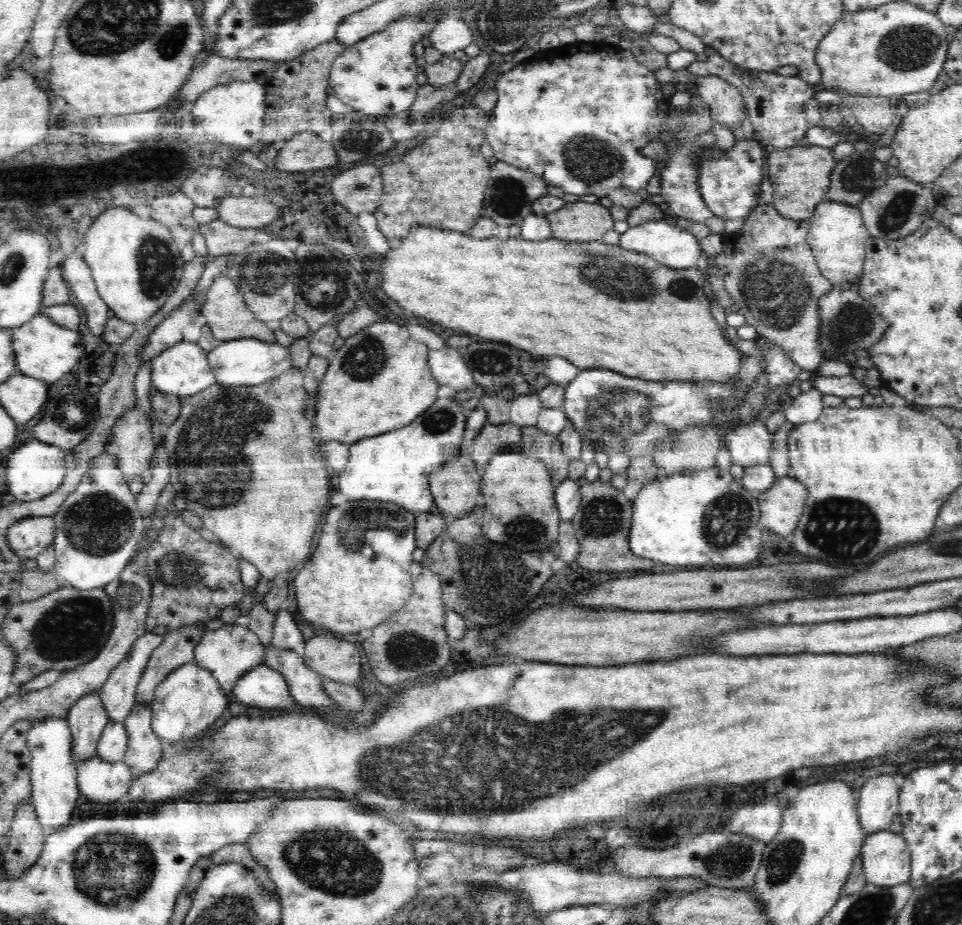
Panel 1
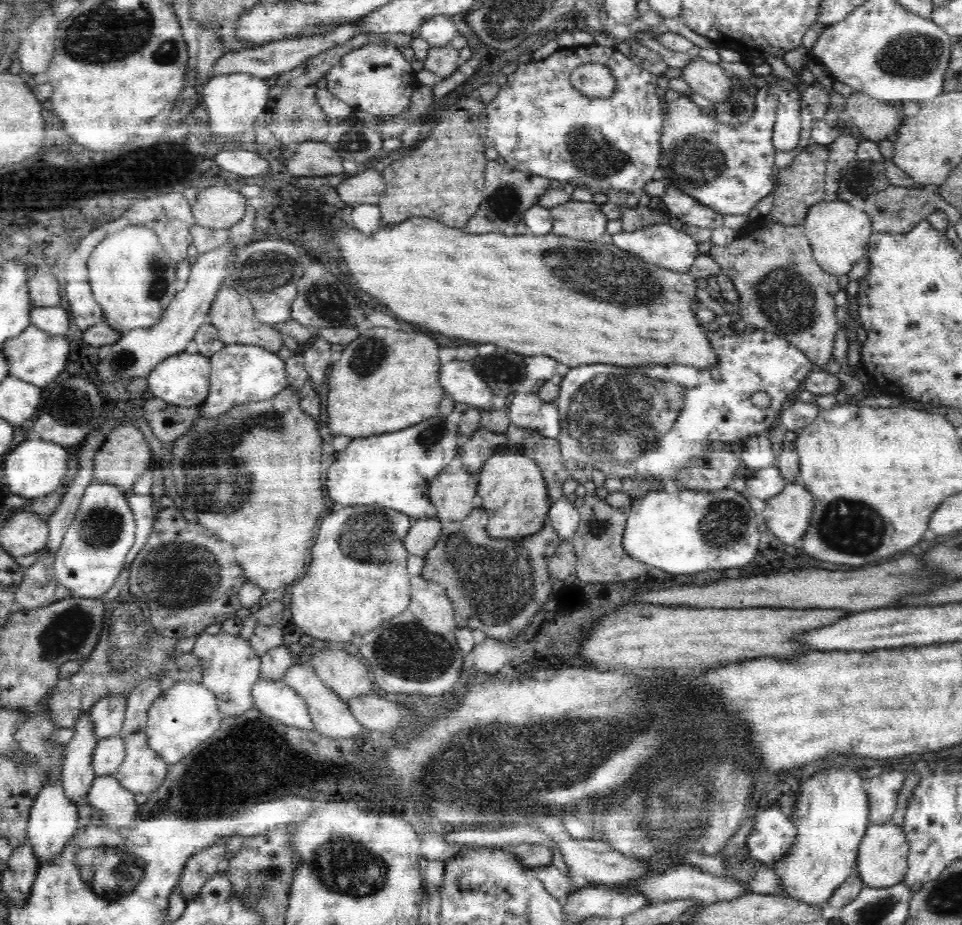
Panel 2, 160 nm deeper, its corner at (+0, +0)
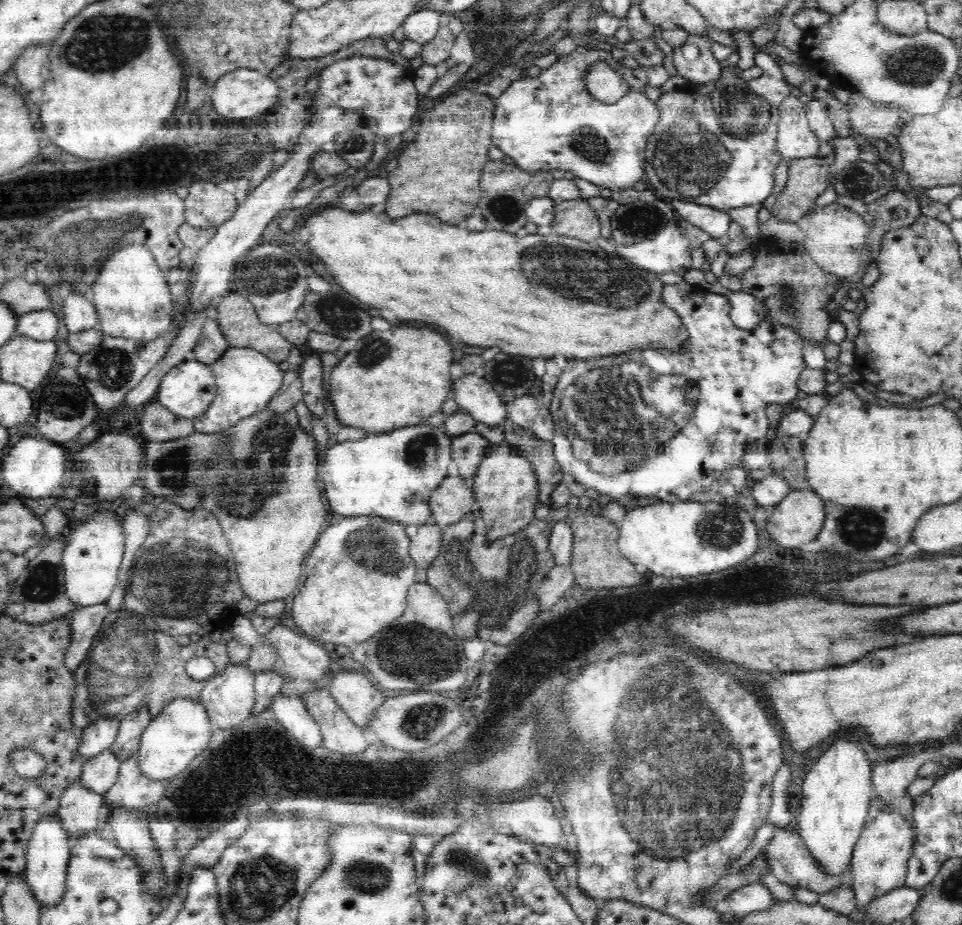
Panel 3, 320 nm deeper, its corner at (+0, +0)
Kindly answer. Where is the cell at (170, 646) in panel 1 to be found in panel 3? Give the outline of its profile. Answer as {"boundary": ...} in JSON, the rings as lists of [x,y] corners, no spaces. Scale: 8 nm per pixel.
{"boundary":[[[142,707],[136,708],[121,721],[114,744],[109,748],[121,763],[132,756],[137,756],[141,734],[148,728],[152,720],[149,710]]]}

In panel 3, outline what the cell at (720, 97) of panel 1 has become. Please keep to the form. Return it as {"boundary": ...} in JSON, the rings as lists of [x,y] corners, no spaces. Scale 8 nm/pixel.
{"boundary":[[[704,38],[694,40],[696,44],[674,47],[673,60],[677,74],[696,85],[698,82],[714,82],[721,75],[724,62],[716,60],[710,46],[706,46]]]}

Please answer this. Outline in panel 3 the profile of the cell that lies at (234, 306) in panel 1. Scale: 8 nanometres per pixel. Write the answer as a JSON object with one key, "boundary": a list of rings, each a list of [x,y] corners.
{"boundary":[[[228,292],[220,298],[216,310],[217,322],[230,347],[254,348],[277,363],[284,362],[288,358],[293,344],[279,333],[277,325],[267,325],[260,321],[255,306],[240,293]]]}

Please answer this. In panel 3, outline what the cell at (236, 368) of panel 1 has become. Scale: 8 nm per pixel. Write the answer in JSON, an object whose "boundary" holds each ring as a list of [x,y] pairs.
{"boundary":[[[229,347],[219,359],[211,364],[216,383],[216,396],[210,408],[197,416],[194,421],[196,432],[202,434],[228,431],[240,420],[267,408],[274,393],[282,386],[285,372],[276,361],[270,360],[254,348]]]}

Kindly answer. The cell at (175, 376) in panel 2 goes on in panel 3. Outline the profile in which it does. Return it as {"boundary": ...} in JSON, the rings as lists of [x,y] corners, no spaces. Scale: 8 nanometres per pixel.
{"boundary":[[[184,360],[166,372],[157,390],[155,400],[180,418],[195,419],[204,414],[216,396],[216,383],[211,365],[198,360]]]}

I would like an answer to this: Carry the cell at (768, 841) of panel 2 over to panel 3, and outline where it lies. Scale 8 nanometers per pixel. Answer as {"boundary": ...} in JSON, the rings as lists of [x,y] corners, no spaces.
{"boundary":[[[793,826],[789,828],[778,827],[776,836],[766,844],[762,853],[766,855],[768,869],[780,882],[789,884],[795,888],[807,888],[819,894],[832,892],[836,888],[849,888],[850,884],[846,882],[846,876],[830,875],[820,869],[820,863],[814,859],[812,853],[806,848],[805,842],[793,833]]]}

